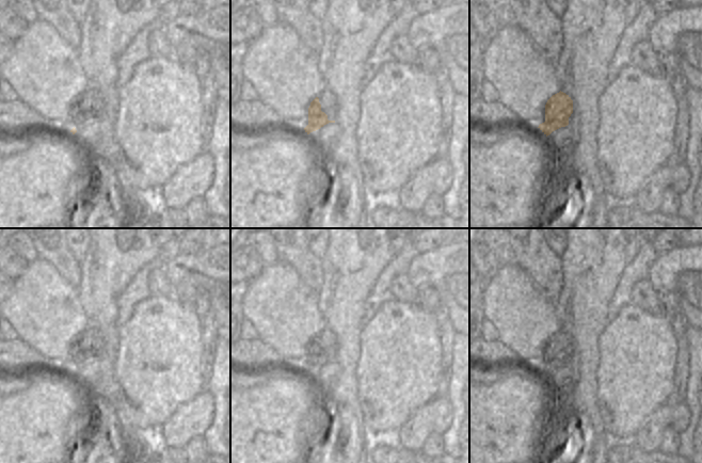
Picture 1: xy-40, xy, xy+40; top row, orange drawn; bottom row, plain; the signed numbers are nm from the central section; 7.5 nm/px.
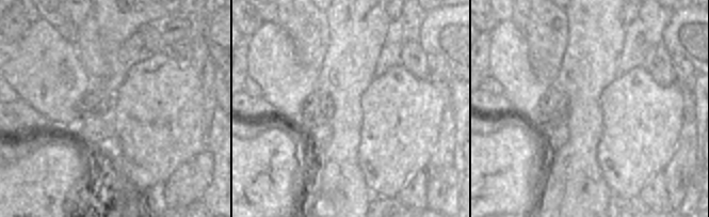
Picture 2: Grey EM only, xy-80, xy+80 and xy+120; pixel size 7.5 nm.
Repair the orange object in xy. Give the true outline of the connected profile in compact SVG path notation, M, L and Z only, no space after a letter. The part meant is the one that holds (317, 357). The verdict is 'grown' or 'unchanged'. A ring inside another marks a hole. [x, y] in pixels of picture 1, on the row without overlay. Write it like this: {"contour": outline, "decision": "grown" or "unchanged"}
{"contour": "M325 328L312 341L308 347L308 364L304 367L309 373L329 362L336 360L336 337L334 333Z", "decision": "grown"}

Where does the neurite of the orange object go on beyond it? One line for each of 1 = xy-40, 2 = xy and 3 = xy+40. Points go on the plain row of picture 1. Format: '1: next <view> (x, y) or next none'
1: next none
2: next xy (326, 337)
3: next none

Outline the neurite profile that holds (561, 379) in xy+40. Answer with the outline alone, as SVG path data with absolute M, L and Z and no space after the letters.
M569 364L553 370L547 374L547 380L555 393L573 390L573 369Z

